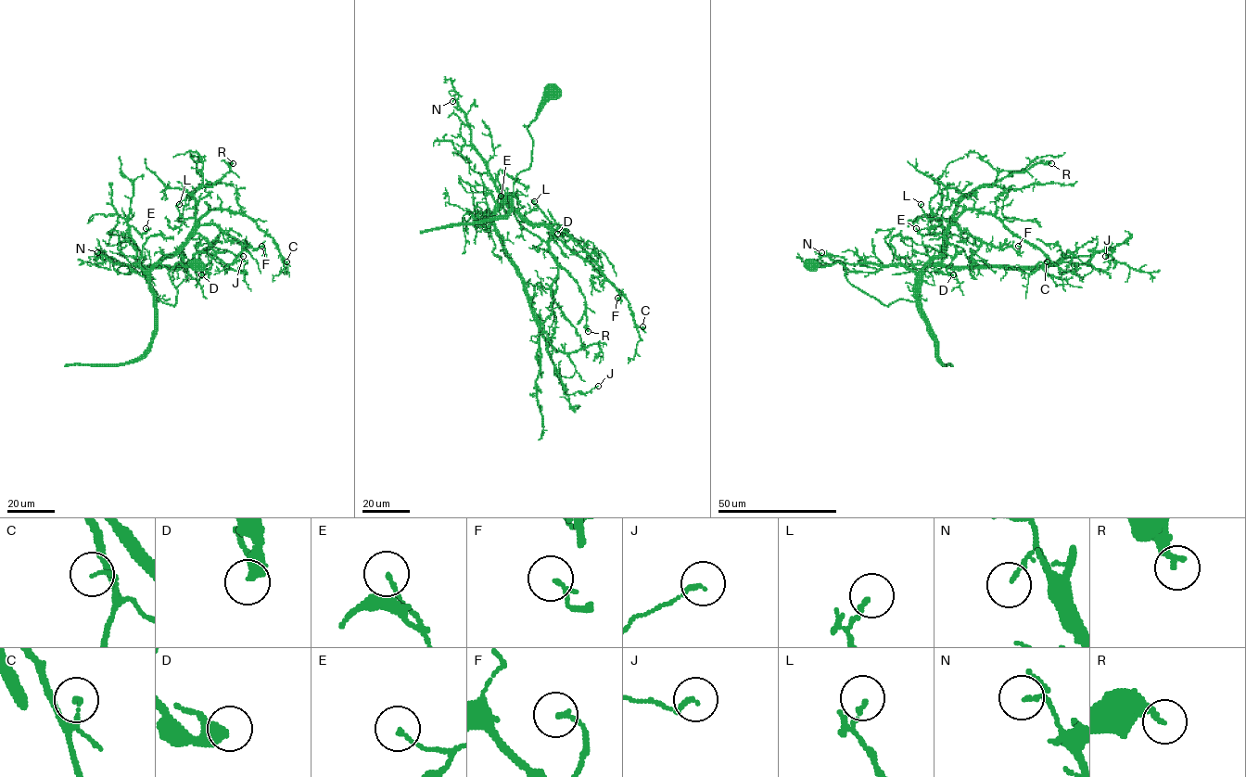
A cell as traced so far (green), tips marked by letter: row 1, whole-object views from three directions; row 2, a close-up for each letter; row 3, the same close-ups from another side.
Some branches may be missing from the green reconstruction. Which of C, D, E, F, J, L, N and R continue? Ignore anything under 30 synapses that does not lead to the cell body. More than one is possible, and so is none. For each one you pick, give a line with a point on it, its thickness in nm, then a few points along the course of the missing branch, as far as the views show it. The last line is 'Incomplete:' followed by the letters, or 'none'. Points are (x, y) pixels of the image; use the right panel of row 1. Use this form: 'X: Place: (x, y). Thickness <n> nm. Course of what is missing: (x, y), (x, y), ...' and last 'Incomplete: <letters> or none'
Incomplete: none

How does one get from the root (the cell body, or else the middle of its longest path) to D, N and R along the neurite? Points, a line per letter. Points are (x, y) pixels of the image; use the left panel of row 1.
D: (197, 266), (178, 262), (170, 272), (174, 305), (156, 300), (150, 271), (196, 234), (215, 252), (201, 274)
N: (197, 266), (178, 262), (170, 272), (177, 289), (171, 305), (156, 300), (138, 265), (114, 263), (97, 252)
R: (197, 266), (178, 262), (170, 272), (174, 305), (156, 300), (150, 271), (188, 237), (193, 194), (233, 163)

